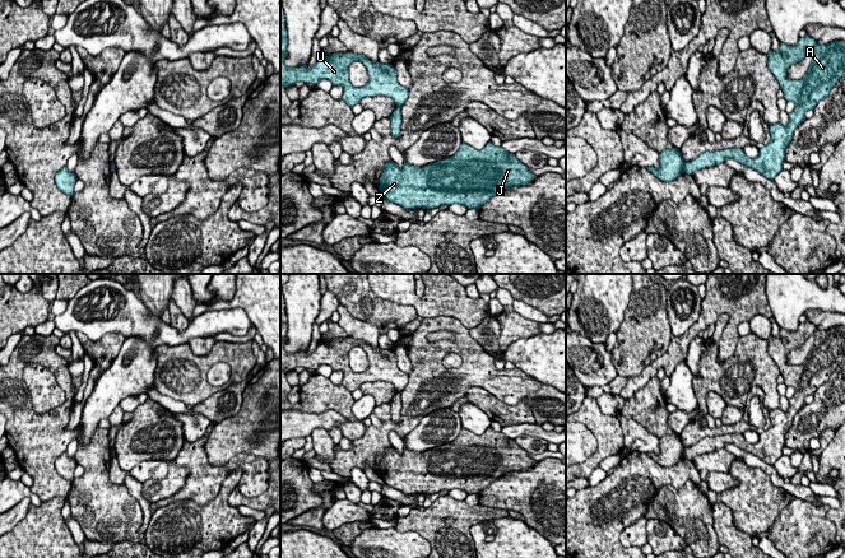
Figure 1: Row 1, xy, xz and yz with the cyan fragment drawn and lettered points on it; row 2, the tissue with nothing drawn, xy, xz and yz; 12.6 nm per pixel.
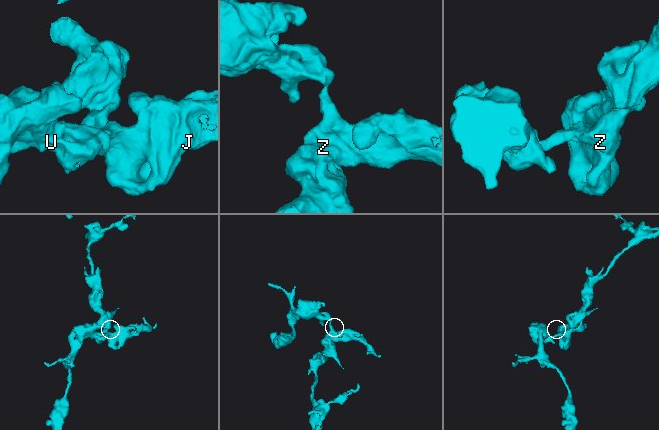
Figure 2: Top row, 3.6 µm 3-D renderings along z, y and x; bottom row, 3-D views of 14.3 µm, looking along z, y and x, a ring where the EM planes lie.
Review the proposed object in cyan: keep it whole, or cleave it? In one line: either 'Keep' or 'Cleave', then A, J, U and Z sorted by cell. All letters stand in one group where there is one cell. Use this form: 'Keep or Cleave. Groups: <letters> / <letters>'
Cleave. Groups: A J Z / U

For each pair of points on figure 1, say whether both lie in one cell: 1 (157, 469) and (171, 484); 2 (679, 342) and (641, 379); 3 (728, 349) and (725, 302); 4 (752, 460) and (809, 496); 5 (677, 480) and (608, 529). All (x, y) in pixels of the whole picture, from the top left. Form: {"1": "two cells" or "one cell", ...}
{"1": "two cells", "2": "one cell", "3": "one cell", "4": "one cell", "5": "one cell"}

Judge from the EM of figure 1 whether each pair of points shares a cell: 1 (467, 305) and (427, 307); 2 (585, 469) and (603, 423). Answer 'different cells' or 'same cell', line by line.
1: same cell
2: same cell

